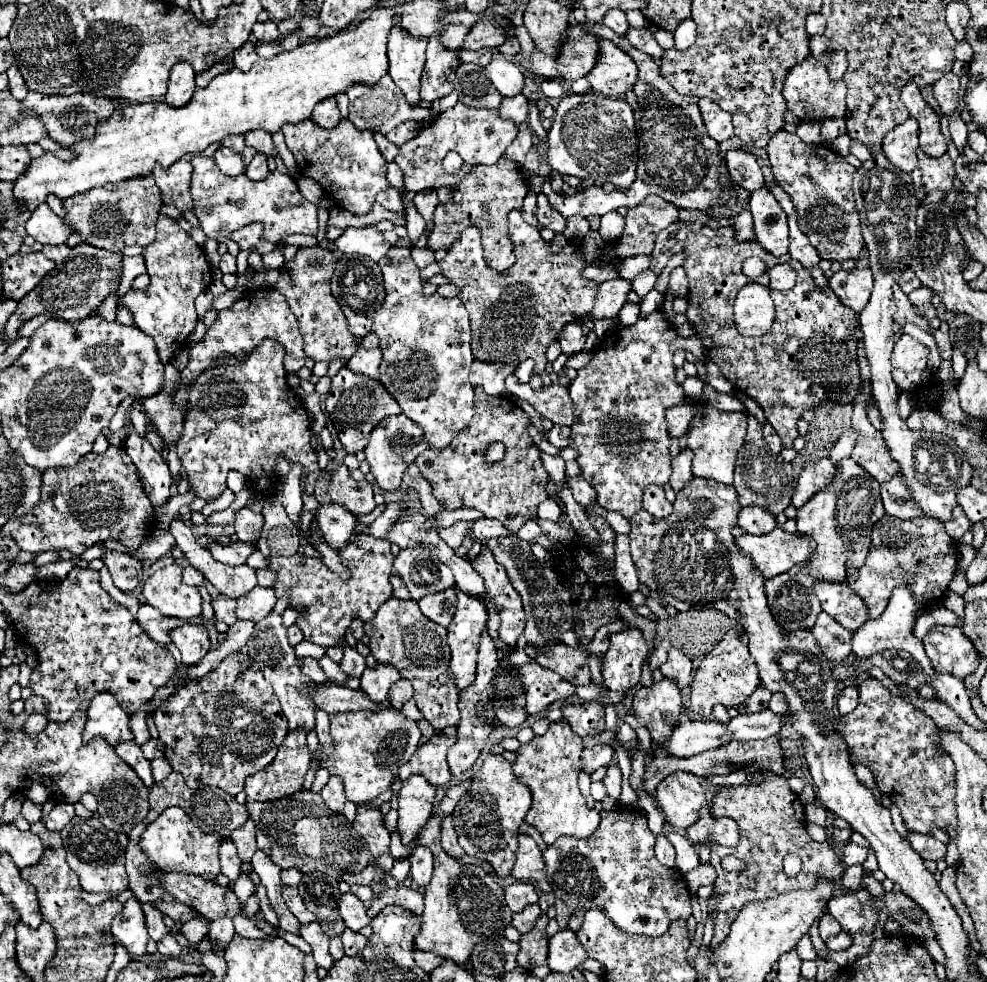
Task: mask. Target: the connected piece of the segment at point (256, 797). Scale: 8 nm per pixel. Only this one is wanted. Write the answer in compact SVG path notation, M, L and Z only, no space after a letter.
M297 728L297 730L291 730L285 738L285 742L281 744L281 750L277 752L277 758L261 772L249 776L245 780L245 794L247 794L247 800L249 802L265 802L265 800L277 800L277 798L283 798L283 796L291 796L299 790L303 790L303 778L309 770L309 764L311 764L311 752L307 748L307 742L305 742L305 730L303 728Z

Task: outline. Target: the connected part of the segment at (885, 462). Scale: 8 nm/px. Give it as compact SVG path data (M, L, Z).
M860 327L855 329L855 336L857 338L857 360L859 360L859 366L861 368L863 386L861 386L859 394L855 397L855 406L853 406L851 426L853 426L853 430L857 432L857 442L855 442L855 448L853 448L853 452L851 452L851 458L853 458L865 472L869 472L875 480L879 480L879 482L887 482L887 480L891 480L891 478L899 472L899 464L891 458L889 448L887 448L887 444L885 444L881 432L875 430L873 424L867 420L865 404L869 395L872 393L870 368L865 354L863 354L863 332Z

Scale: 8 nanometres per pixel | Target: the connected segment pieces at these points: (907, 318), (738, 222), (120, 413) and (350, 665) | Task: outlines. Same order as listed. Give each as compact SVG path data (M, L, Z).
M895 284L893 286L893 298L895 298L895 302L897 302L897 312L895 312L895 322L899 324L899 326L903 326L905 322L913 322L915 326L919 326L921 330L929 330L929 322L925 320L925 318L921 318L915 310L913 310L913 306L911 306L911 302L909 302L909 298L907 298L907 294Z
M743 210L739 216L733 216L731 220L735 222L733 228L737 230L737 238L739 238L741 242L745 242L745 240L755 240L755 238L753 238L753 218L751 218L749 210Z
M127 397L123 402L120 404L116 414L113 416L111 419L108 428L112 431L115 432L125 425L125 419L126 419L126 414L129 409L129 405L132 405L132 403L136 400L135 398Z
M343 640L341 646L343 646L343 652L345 652L345 656L343 656L341 664L339 664L341 672L347 674L349 678L361 678L363 670L367 668L367 666L365 666L365 658L363 658L355 648L349 648L345 640Z

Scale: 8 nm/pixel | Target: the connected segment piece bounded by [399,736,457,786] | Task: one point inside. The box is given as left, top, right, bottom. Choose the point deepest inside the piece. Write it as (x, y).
(429, 760)

